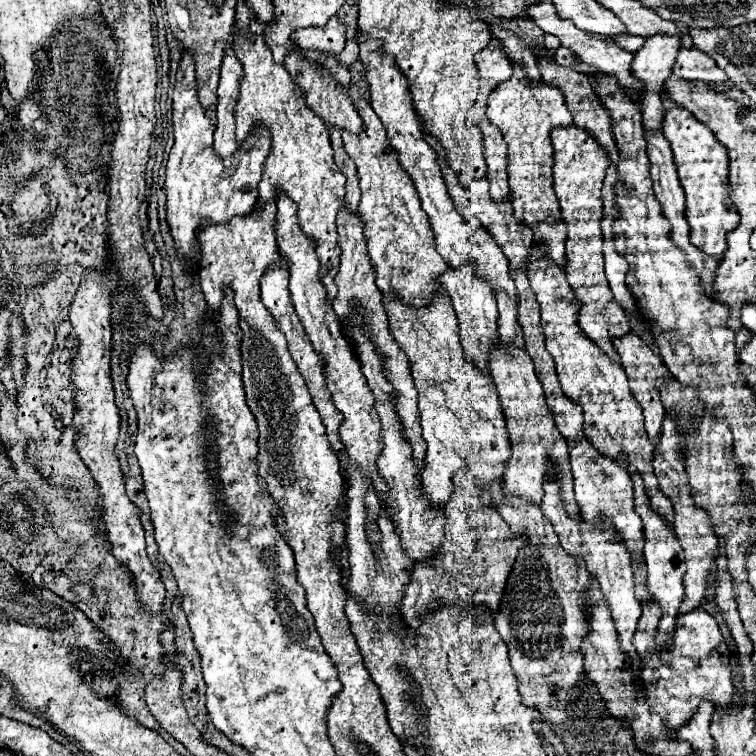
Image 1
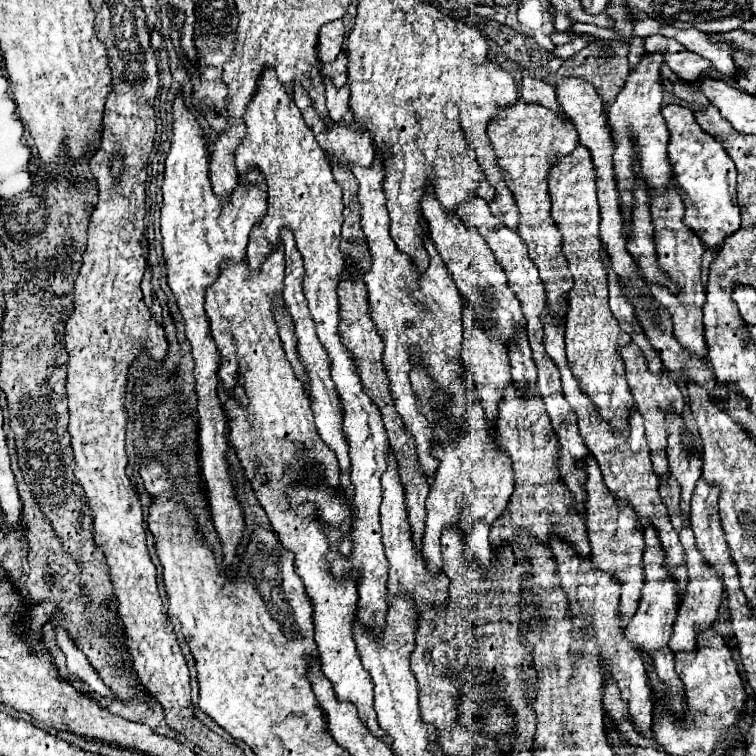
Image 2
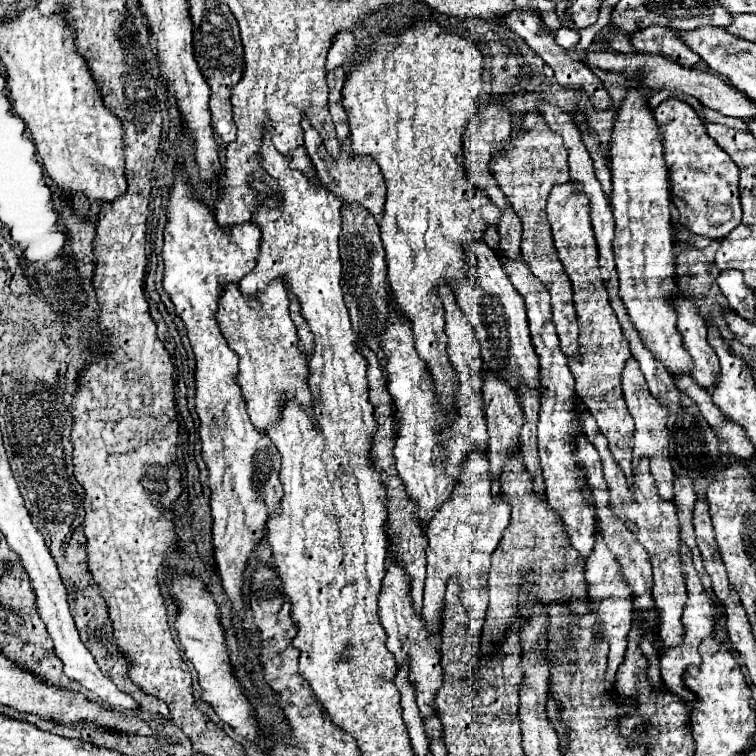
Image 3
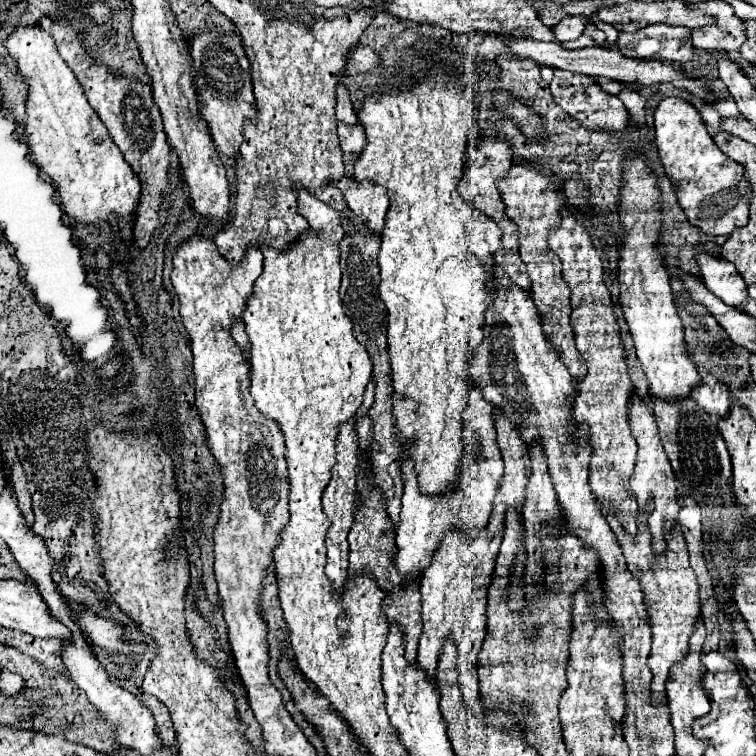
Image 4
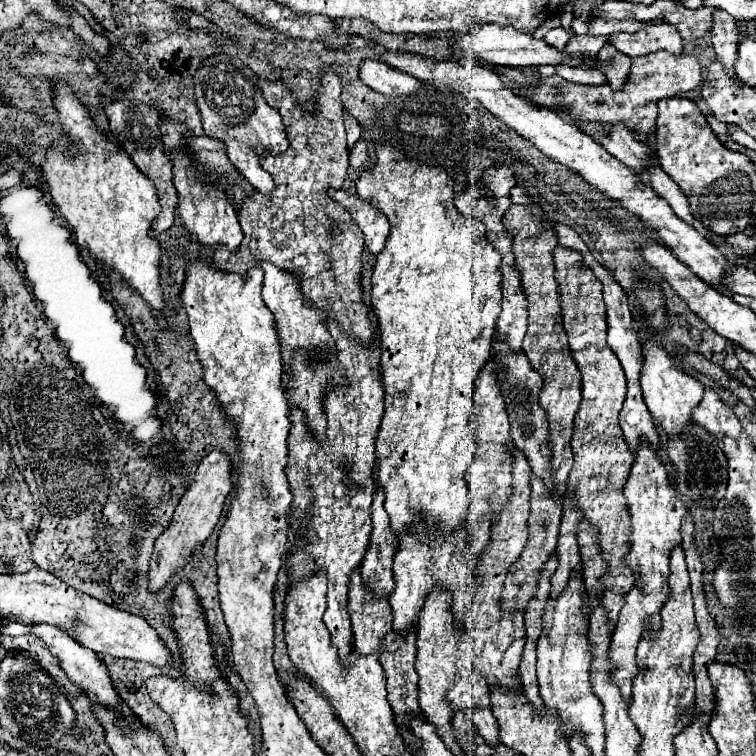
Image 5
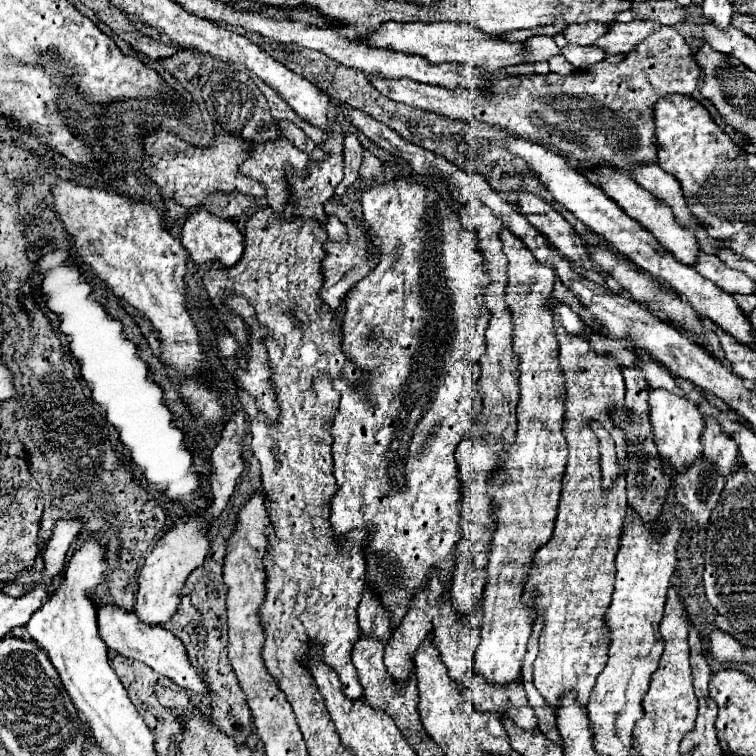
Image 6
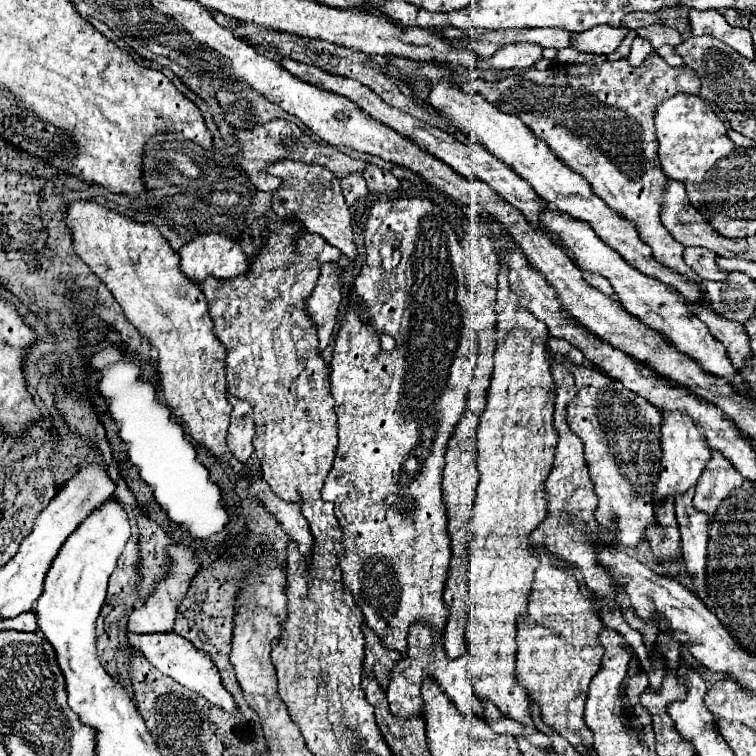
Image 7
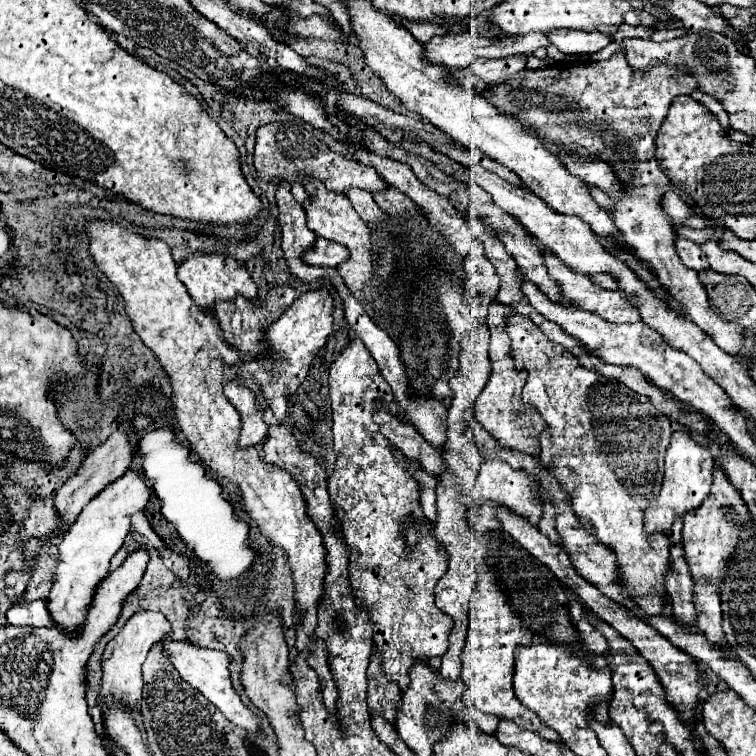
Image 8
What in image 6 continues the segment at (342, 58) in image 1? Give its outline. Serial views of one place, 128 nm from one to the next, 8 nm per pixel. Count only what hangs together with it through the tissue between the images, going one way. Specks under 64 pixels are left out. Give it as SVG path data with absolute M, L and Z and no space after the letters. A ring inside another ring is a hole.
M346 132L344 142L344 180L336 186L336 196L342 196L342 192L348 190L358 180L358 168L362 164L362 146L358 142L358 136L352 132Z

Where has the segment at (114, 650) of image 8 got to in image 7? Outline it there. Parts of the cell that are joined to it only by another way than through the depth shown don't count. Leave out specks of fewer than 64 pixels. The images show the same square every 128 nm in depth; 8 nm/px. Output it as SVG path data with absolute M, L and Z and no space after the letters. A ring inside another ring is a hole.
M172 544L166 548L166 554L170 558L168 562L168 568L166 568L166 576L156 582L154 586L154 592L144 600L144 604L140 608L134 608L134 612L130 614L128 618L128 630L130 632L136 632L136 634L150 634L150 632L170 632L172 626L174 626L174 618L176 618L176 612L178 612L178 606L182 604L186 592L188 592L188 586L190 586L190 580L192 576L200 570L202 566L202 560L194 554L192 548L188 546L180 546L180 544Z

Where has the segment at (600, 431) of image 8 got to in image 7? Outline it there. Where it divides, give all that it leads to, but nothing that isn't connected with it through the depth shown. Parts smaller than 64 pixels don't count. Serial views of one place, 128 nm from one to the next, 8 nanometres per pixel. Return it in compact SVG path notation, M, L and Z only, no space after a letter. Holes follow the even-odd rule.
M568 364L578 386L578 396L568 404L568 424L584 442L584 458L598 496L596 520L614 536L614 544L636 548L644 542L646 526L654 522L654 486L660 470L660 420L658 408L628 392L620 382L584 366Z

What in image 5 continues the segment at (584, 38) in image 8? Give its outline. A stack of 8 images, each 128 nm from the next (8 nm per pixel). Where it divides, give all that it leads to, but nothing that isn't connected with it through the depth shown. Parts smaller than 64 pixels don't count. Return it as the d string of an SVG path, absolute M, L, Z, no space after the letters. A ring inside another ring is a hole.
M668 22L658 24L658 26L644 26L634 34L626 34L626 32L612 34L610 44L630 58L646 56L658 50L666 50L680 56L684 50L684 42L680 34Z

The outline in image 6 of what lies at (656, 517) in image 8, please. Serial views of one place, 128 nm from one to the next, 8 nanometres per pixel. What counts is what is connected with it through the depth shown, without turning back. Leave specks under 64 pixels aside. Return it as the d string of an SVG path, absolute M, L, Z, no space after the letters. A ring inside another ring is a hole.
M662 388L650 390L650 422L652 422L652 434L654 442L664 458L664 462L670 462L676 472L684 472L684 466L692 464L702 454L702 442L700 432L704 428L700 410L692 400L684 400L684 396L672 396L672 392L664 392Z

